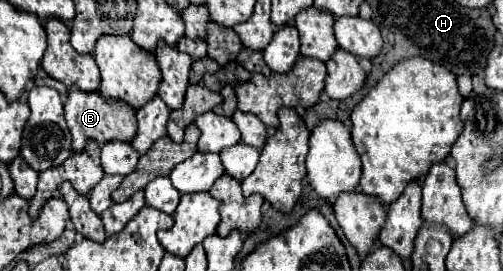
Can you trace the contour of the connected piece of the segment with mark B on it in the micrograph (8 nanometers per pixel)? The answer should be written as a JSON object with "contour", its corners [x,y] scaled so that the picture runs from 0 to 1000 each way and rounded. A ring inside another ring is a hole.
{"contour":[[[149,321],[137,328],[133,373],[129,373],[129,446],[141,476],[145,506],[145,557],[165,557],[173,513],[189,513],[193,528],[209,528],[221,513],[260,520],[272,483],[268,410],[249,387],[249,373],[237,365],[201,365],[197,336],[153,336]]]}

